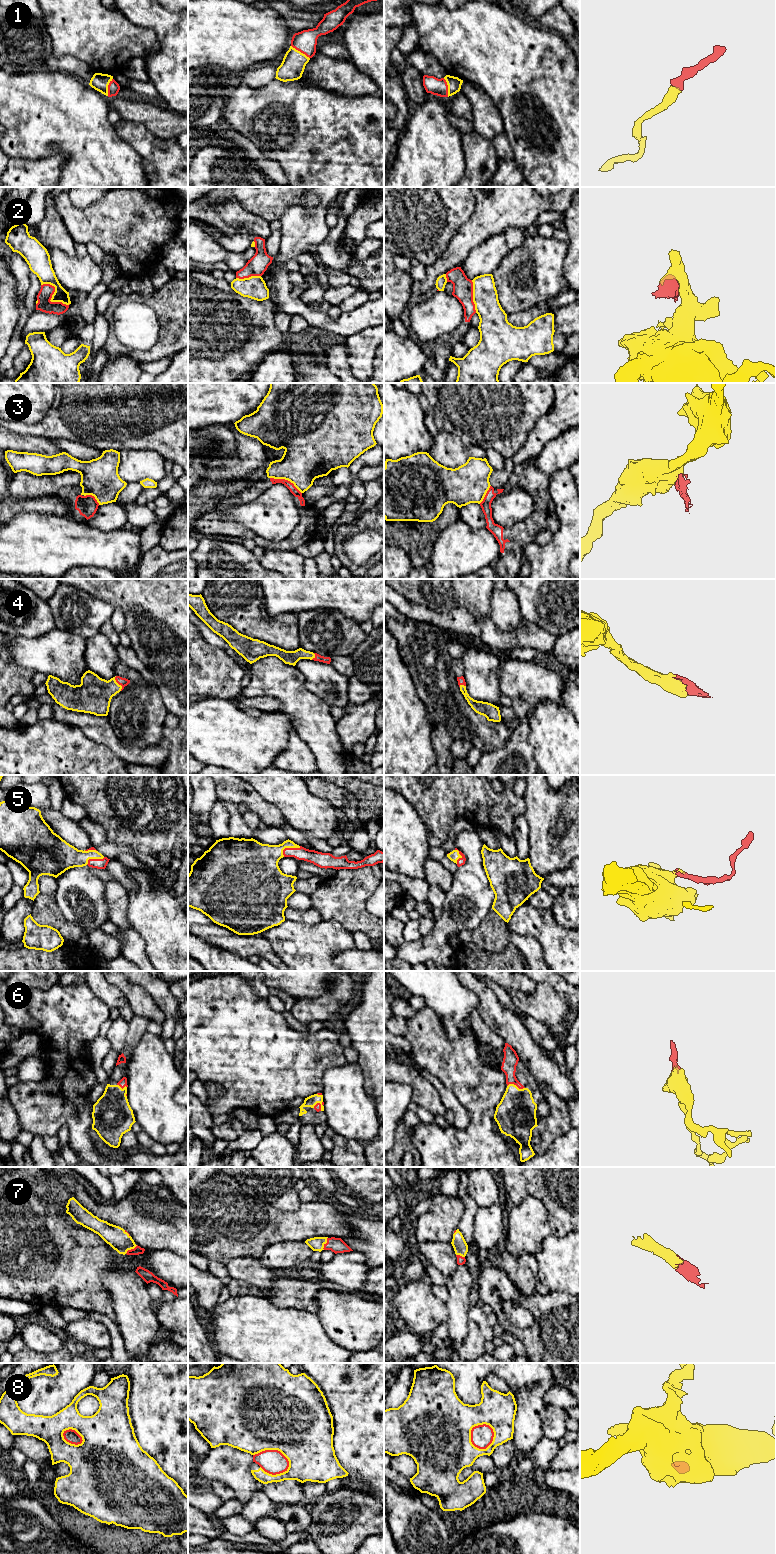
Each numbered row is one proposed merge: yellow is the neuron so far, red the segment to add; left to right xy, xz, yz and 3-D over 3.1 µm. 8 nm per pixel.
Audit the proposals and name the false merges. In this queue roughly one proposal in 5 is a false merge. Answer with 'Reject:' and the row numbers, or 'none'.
Reject: 2, 3, 8

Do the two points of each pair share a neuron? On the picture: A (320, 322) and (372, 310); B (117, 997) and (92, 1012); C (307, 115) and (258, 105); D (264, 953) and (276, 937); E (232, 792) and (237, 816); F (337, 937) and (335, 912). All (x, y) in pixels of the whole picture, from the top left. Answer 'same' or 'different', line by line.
A: same
B: different
C: same
D: different
E: different
F: different

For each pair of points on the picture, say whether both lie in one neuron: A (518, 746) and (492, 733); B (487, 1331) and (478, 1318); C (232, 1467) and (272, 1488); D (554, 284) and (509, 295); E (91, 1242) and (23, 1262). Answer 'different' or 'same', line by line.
A: different
B: same
C: same
D: same
E: same

